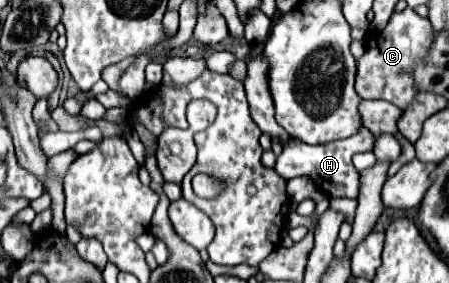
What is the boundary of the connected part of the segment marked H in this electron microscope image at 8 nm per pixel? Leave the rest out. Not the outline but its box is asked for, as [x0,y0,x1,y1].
[275,127,375,199]

